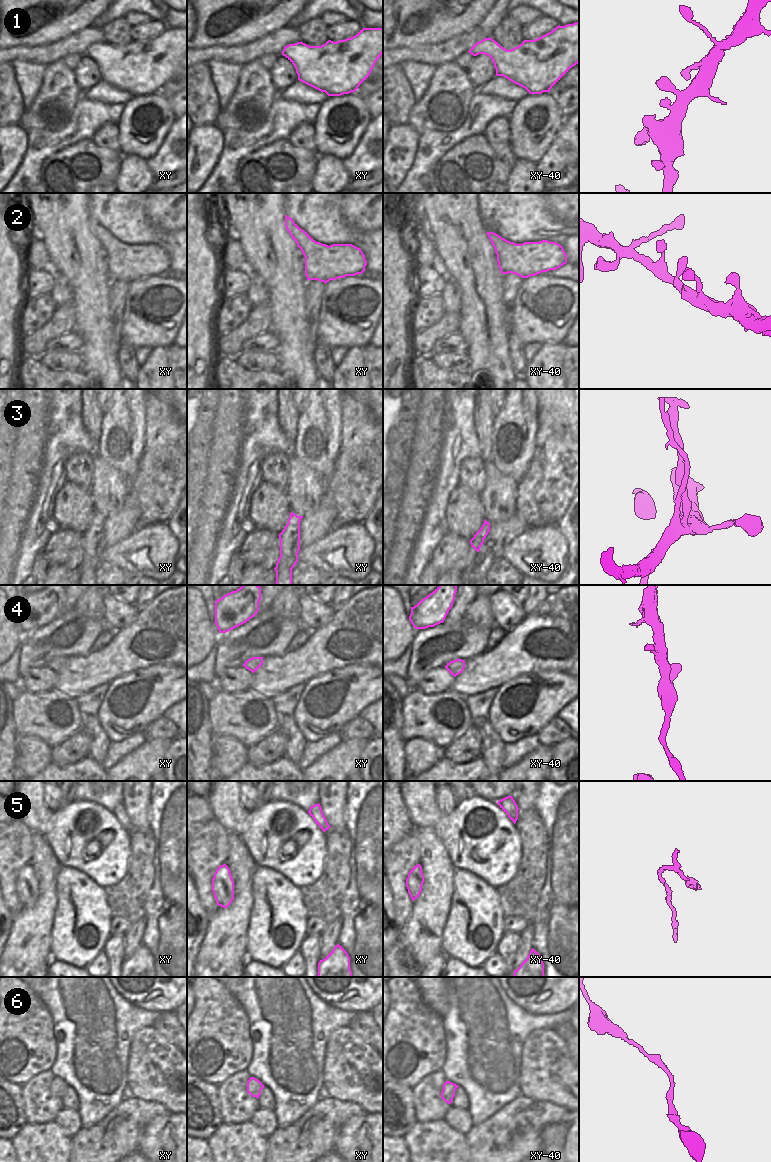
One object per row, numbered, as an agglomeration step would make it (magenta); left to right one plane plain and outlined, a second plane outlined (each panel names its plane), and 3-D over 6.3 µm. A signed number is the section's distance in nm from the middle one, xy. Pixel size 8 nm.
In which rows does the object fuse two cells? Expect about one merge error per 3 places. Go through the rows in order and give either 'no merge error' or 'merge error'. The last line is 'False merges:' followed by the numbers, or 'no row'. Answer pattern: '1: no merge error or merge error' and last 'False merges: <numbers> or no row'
1: no merge error
2: no merge error
3: merge error
4: no merge error
5: no merge error
6: no merge error
False merges: 3

